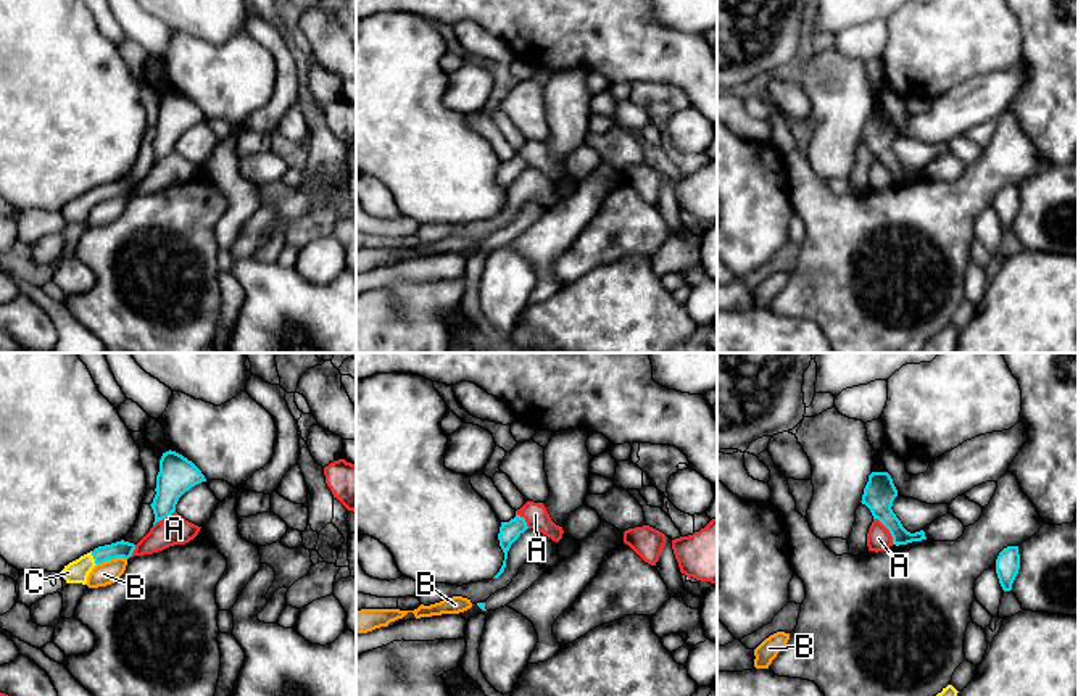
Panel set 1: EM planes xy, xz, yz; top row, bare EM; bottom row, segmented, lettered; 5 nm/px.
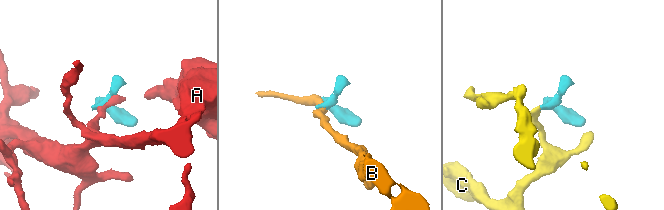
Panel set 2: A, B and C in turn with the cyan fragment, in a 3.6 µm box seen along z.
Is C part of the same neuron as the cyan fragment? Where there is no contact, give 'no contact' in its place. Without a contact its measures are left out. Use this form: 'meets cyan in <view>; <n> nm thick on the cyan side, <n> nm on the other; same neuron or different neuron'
meets cyan in xy; 80 nm thick on the cyan side, 120 nm on the other; same neuron

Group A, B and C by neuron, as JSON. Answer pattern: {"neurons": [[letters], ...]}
{"neurons": [["A"], ["B"], ["C"]]}

